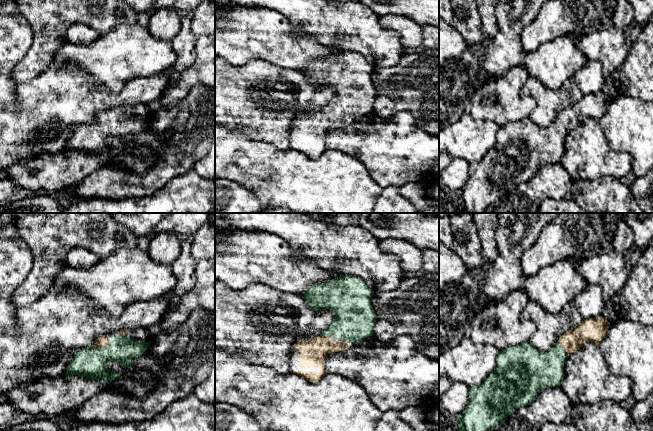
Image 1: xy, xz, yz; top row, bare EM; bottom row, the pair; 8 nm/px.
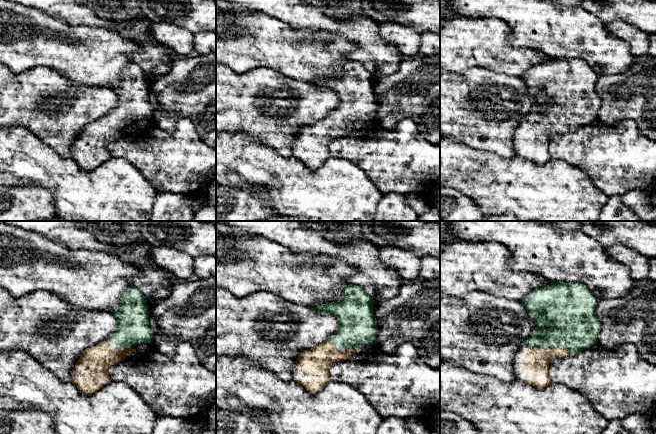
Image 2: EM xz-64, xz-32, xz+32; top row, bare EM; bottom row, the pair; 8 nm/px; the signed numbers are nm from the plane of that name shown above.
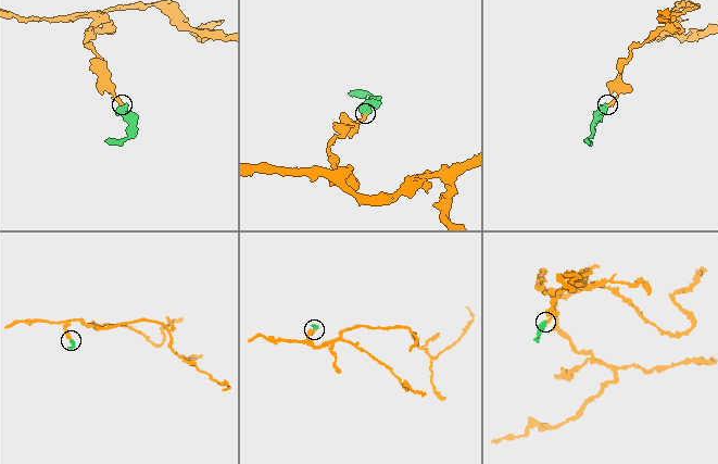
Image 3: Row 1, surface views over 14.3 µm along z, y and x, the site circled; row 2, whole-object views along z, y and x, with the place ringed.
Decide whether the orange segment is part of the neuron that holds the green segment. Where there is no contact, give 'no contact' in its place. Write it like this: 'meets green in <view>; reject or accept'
meets green in xy; accept

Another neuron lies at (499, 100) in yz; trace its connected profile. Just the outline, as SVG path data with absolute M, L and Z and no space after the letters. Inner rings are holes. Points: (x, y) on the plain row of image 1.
M518 66L500 78L480 81L472 96L470 115L475 120L492 121L499 127L529 117L534 100L520 95L528 77L526 68Z

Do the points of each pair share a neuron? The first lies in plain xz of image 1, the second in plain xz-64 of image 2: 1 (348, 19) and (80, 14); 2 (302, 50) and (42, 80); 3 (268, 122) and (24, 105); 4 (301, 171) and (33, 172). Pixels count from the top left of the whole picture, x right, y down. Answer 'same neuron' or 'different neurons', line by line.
1: same neuron
2: different neurons
3: same neuron
4: same neuron

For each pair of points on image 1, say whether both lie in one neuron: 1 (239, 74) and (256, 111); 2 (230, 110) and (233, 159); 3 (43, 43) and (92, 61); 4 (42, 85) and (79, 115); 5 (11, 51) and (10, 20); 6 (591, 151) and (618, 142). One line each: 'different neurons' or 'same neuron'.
1: same neuron
2: different neurons
3: different neurons
4: same neuron
5: same neuron
6: different neurons

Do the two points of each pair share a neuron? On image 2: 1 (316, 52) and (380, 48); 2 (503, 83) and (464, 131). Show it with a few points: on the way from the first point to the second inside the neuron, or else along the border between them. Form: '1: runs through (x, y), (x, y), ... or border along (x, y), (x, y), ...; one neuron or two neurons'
1: border along (337, 36), (356, 45), (349, 59); two neurons
2: runs through (500, 95), (476, 119); one neuron

